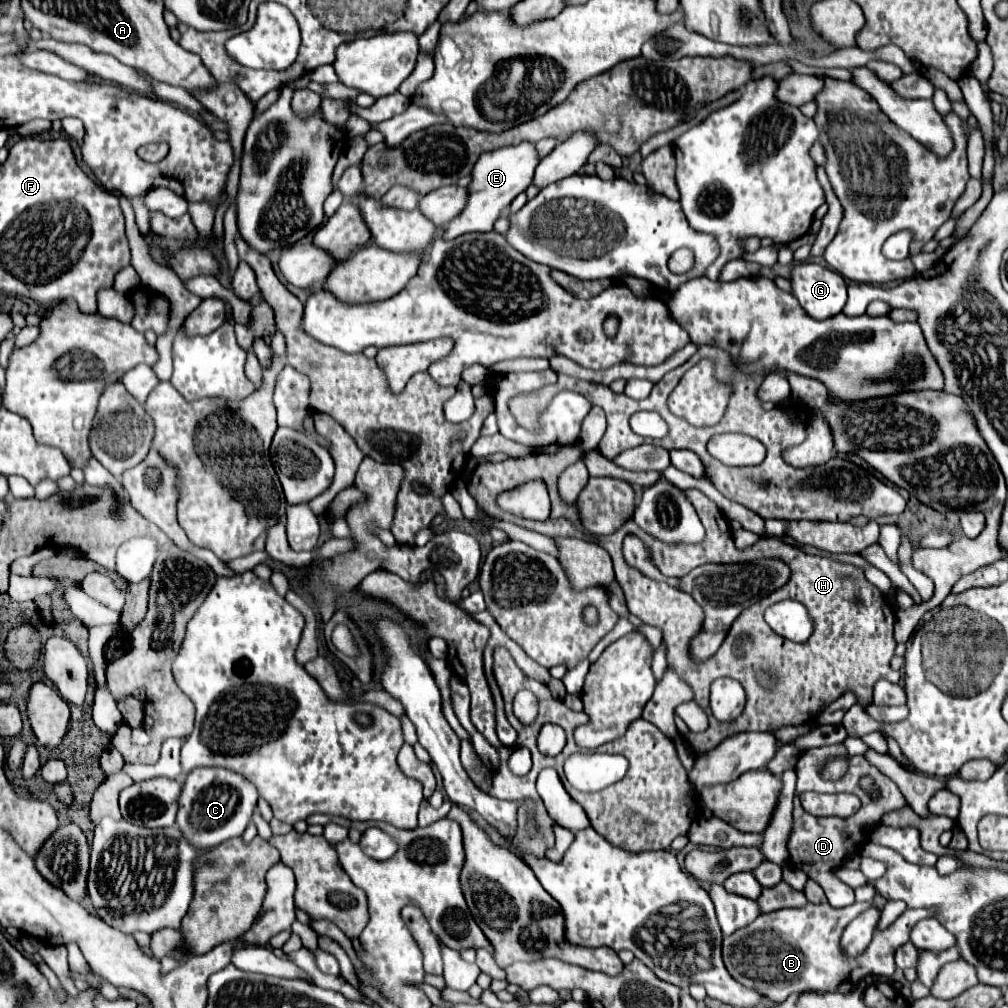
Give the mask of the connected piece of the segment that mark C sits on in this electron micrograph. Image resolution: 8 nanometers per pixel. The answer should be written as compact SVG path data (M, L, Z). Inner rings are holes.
M201 767L185 777L181 797L179 797L179 811L177 811L177 829L181 835L195 845L195 849L213 849L219 843L239 837L257 805L257 789L249 783L243 775L233 773L229 769L215 769L215 767Z

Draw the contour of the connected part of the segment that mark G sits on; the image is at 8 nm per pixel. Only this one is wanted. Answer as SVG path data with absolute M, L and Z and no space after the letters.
M799 263L791 275L793 295L815 319L827 319L843 311L847 283L841 275L817 263Z

